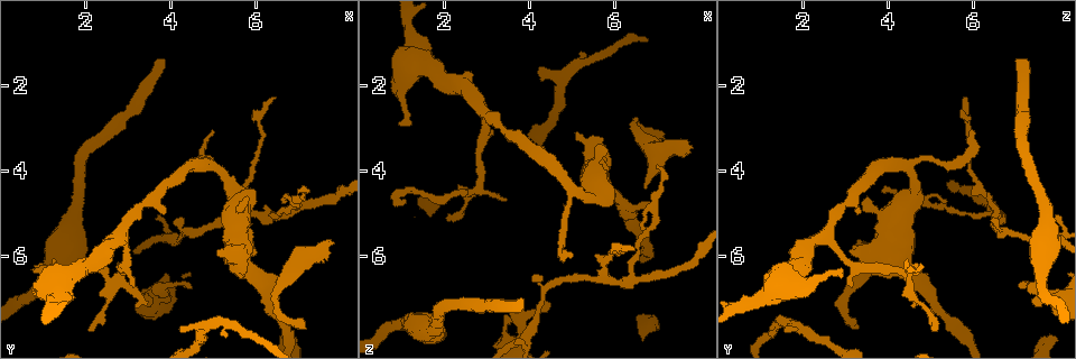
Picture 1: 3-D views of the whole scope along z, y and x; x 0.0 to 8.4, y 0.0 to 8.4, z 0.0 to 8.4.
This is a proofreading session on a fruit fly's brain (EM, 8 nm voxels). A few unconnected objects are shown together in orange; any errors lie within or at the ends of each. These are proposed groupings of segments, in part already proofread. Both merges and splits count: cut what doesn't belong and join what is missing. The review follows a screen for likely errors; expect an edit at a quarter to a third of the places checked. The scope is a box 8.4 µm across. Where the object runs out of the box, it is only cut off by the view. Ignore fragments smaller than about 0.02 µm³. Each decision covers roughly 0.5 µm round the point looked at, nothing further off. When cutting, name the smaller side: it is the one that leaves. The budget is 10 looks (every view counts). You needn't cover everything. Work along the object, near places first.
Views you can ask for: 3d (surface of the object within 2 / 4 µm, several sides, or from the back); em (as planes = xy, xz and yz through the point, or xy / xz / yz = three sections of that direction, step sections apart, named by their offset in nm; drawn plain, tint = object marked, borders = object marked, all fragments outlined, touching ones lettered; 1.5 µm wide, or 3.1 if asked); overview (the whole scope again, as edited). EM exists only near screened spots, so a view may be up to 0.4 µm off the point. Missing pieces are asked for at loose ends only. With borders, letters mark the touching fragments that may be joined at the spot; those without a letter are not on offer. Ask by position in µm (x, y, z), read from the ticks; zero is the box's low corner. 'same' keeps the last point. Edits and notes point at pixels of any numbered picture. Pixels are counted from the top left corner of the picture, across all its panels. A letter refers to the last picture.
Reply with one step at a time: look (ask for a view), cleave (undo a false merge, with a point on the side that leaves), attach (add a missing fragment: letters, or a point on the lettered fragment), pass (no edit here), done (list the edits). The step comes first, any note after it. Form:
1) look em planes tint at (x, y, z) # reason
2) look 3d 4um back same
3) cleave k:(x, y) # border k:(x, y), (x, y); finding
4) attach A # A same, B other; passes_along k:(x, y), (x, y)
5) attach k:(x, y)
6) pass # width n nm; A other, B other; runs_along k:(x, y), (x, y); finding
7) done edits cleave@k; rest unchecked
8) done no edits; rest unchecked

look 3d 2um at (3.50, 7.05, 7.40) # an open end

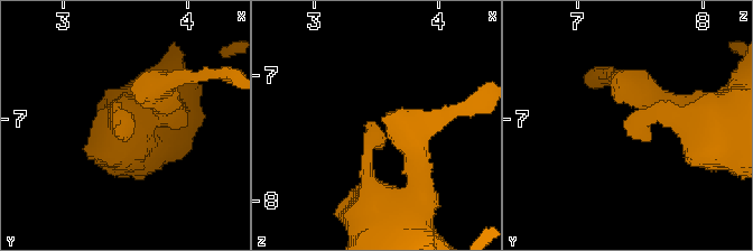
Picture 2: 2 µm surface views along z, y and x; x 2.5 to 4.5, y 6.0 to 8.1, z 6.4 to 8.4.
look em planes borders at (3.42, 7.06, 7.38) # now the EM

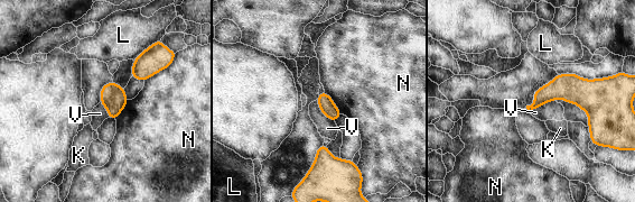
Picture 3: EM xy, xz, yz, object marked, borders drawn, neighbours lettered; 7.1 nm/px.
pass # K other, L other, N other, V other; border 3:(169, 64), (143, 81); none of them fits

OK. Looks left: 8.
look 3d 4um at (2.20, 7.75, 5.00)

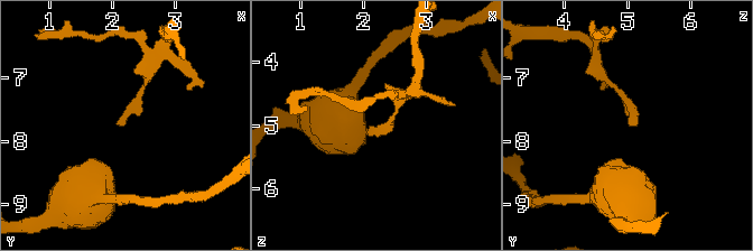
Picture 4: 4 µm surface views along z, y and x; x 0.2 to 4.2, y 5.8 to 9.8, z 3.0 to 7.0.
look em planes borders at (2.10, 7.80, 5.00) # need the tissue

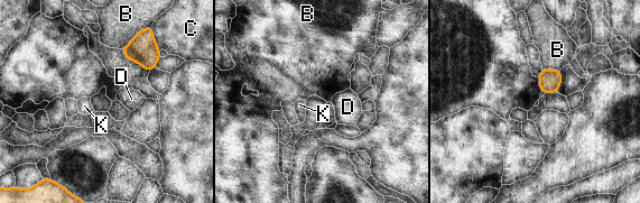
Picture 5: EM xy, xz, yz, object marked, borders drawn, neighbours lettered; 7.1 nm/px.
pass # B other, C other, D other, K other; no lettered fragment goes on from it

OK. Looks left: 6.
look 3d 2um at (4.35, 5.15, 6.50) # thin end

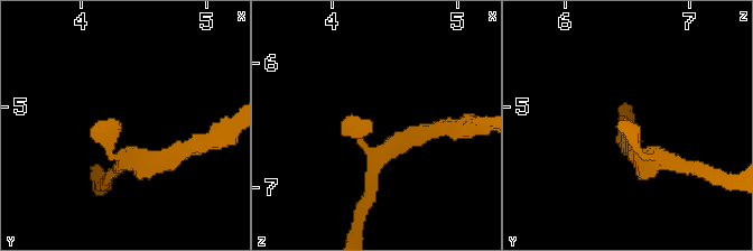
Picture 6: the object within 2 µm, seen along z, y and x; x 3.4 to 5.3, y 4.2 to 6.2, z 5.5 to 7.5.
look em planes borders at (4.30, 5.18, 6.46) # now the EM

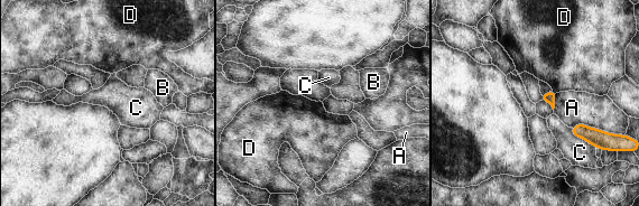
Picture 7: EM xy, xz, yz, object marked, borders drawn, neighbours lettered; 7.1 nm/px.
pass # A other, B other, C other, D other; border 7:(572, 127), (583, 123), (612, 133); none of them fits

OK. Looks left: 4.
look em xy step 4 tint at (0.90, 6.25, 4.80) # thin end

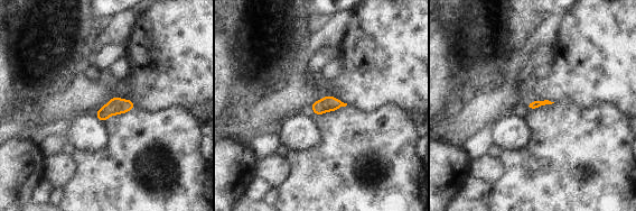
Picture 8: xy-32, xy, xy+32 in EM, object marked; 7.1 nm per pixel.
look em planes borders same # cut it another way

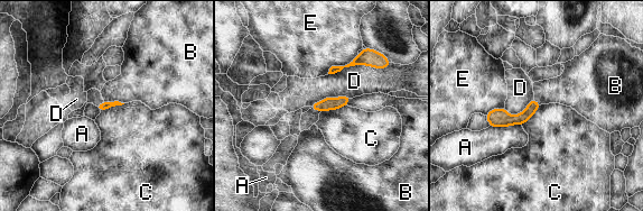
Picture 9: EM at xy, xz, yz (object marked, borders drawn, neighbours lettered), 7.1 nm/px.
pass # A other, B other, C other, D other, E other; no lettered fragment goes on from it

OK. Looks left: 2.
done no edits; rest unchecked

